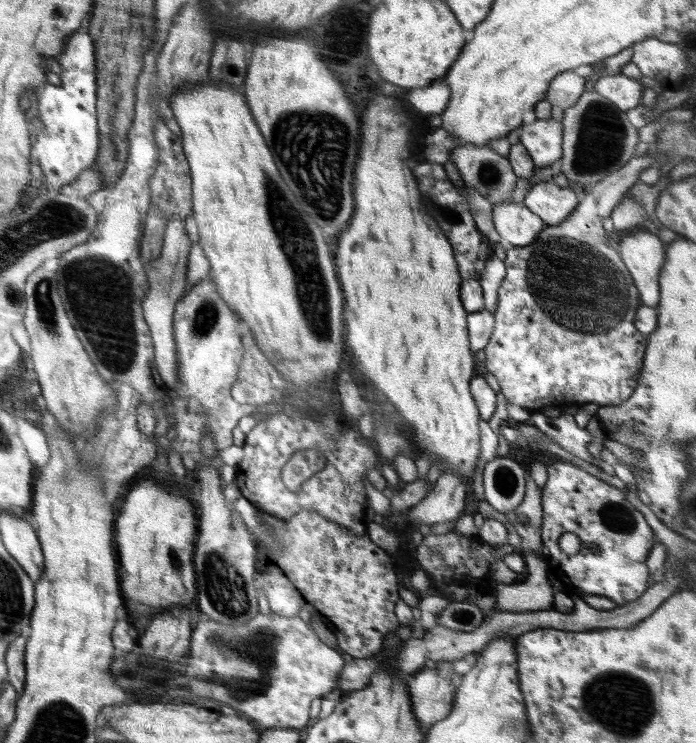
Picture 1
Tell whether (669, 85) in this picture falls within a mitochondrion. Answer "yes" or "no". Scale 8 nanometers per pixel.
no

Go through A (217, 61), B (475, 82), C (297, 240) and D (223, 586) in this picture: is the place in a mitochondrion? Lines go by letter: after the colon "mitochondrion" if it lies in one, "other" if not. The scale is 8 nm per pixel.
A: other
B: other
C: mitochondrion
D: mitochondrion

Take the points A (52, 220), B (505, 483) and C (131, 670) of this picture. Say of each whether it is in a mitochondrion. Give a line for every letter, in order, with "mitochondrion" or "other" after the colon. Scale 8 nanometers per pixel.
A: mitochondrion
B: mitochondrion
C: mitochondrion

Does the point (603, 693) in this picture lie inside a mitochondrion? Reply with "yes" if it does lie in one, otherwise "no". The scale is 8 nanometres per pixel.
yes

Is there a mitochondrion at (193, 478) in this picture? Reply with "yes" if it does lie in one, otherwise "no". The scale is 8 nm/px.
no

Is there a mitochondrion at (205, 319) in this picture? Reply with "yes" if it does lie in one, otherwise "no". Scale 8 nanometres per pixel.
yes

